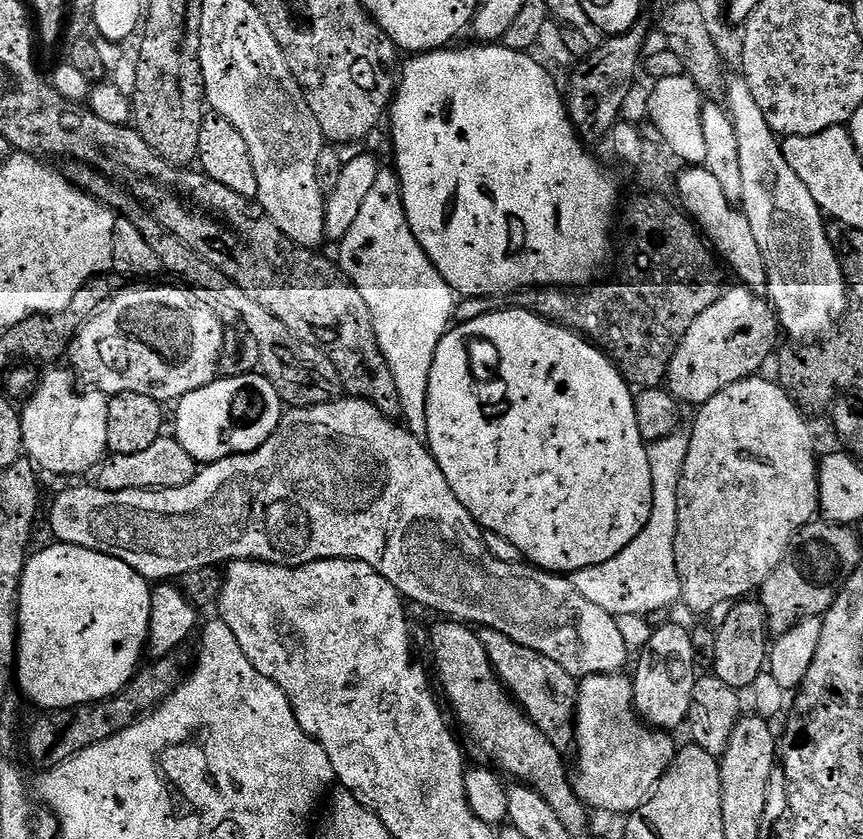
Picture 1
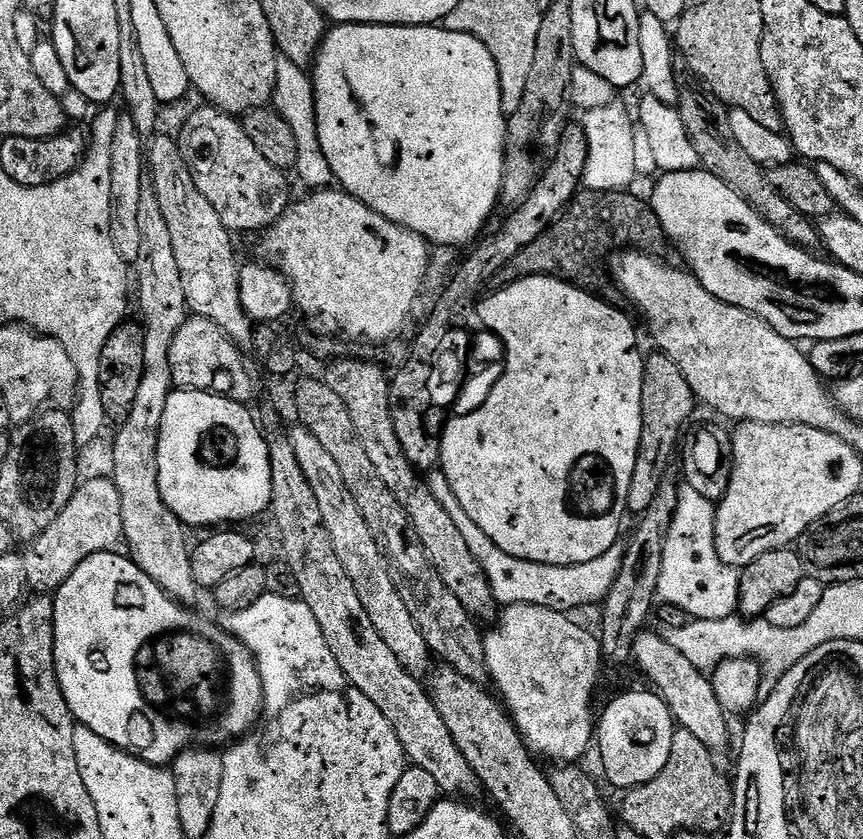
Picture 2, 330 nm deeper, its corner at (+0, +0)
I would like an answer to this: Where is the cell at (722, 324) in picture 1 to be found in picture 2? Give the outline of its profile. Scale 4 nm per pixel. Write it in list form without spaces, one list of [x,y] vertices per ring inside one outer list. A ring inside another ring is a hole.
[[[653,351],[653,356],[649,355],[644,361],[644,377],[642,378],[642,438],[638,446],[638,458],[634,466],[634,474],[628,478],[628,493],[626,502],[628,503],[628,512],[634,514],[643,514],[650,510],[650,502],[658,498],[658,490],[666,483],[664,476],[668,472],[668,463],[672,460],[672,455],[677,455],[678,445],[682,440],[682,433],[685,431],[684,423],[692,416],[692,411],[698,408],[698,401],[694,390],[690,390],[690,382],[686,382],[686,374],[674,366],[674,362],[665,352]]]

